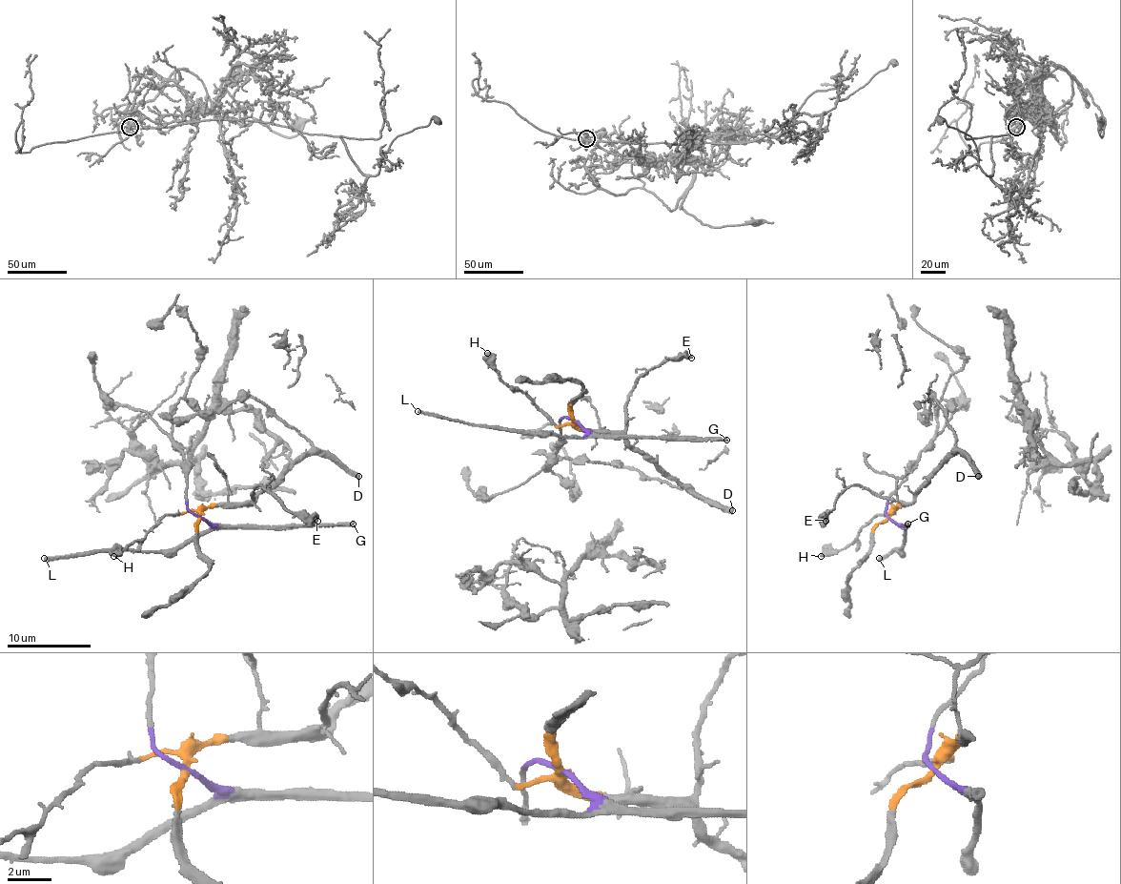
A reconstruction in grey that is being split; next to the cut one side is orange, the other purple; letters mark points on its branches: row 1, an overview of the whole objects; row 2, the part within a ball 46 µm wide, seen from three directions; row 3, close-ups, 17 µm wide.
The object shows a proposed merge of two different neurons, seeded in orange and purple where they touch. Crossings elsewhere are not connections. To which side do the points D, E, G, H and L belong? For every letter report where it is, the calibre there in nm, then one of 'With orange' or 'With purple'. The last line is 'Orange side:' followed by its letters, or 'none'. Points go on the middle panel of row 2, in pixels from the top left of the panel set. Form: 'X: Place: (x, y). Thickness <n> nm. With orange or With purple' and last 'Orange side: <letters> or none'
D: Place: (732, 510). Thickness 440 nm. With orange
E: Place: (691, 358). Thickness 400 nm. With orange
G: Place: (726, 440). Thickness 400 nm. With purple
H: Place: (487, 353). Thickness 650 nm. With orange
L: Place: (417, 411). Thickness 300 nm. With purple
Orange side: D, E, H

